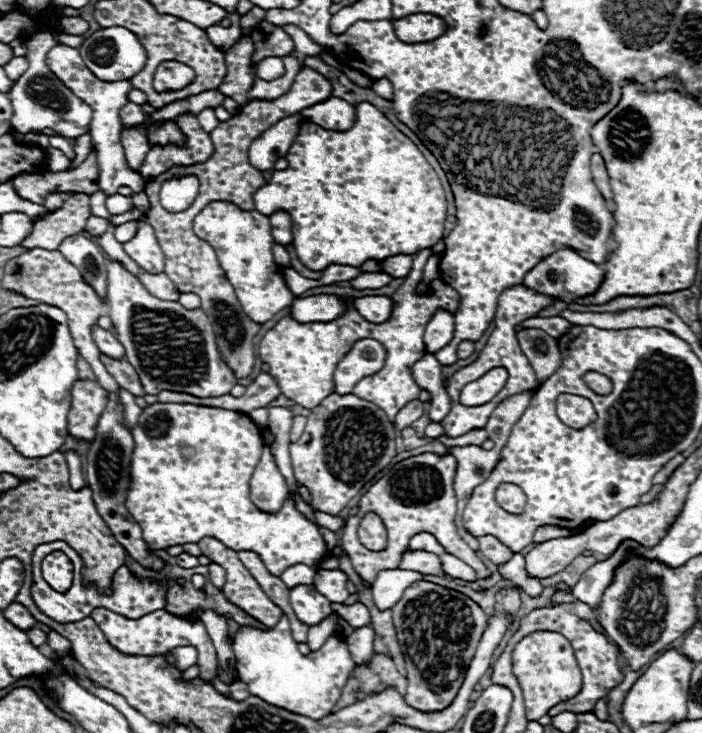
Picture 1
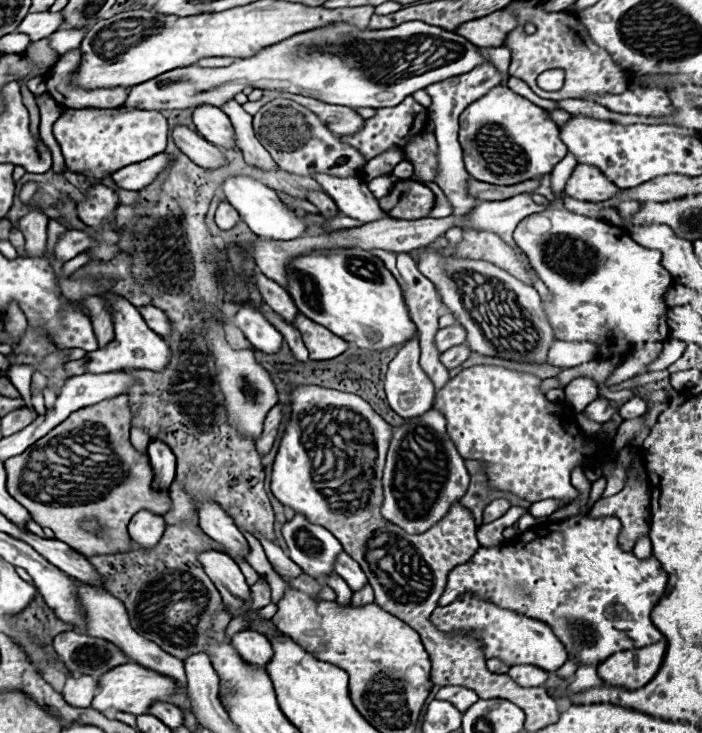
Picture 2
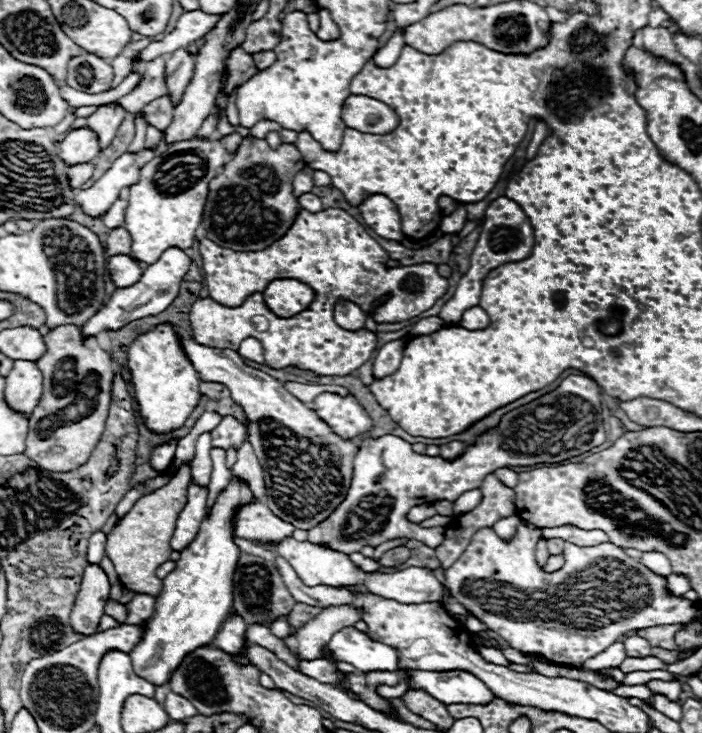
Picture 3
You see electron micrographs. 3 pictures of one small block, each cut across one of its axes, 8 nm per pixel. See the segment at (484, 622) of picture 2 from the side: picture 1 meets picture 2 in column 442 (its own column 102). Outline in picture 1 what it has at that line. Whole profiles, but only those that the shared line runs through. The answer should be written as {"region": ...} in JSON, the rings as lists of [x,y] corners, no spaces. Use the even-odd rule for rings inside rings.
{"region":[[[94,608],[90,618],[94,622],[98,622],[100,630],[104,630],[104,636],[106,640],[116,648],[120,650],[122,654],[130,654],[130,656],[158,656],[158,654],[164,654],[176,646],[194,646],[196,652],[198,652],[198,662],[196,666],[200,668],[200,678],[206,680],[206,682],[212,682],[214,678],[220,678],[224,684],[232,684],[234,676],[238,676],[238,670],[222,670],[220,664],[218,664],[218,654],[216,654],[216,648],[212,646],[212,640],[206,632],[206,626],[204,622],[198,618],[198,620],[190,620],[190,618],[180,618],[180,616],[174,616],[166,610],[156,610],[156,612],[150,612],[138,620],[130,620],[130,618],[124,618],[108,608]]]}

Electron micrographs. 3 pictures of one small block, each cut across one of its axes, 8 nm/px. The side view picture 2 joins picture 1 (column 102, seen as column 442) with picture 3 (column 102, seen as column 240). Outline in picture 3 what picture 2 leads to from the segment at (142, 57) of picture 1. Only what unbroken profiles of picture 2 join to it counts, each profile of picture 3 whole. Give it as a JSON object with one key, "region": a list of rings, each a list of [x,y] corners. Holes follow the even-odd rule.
{"region":[[[84,52],[72,58],[72,62],[68,62],[68,74],[64,84],[88,94],[98,94],[110,88],[112,78],[112,66],[104,58]]]}

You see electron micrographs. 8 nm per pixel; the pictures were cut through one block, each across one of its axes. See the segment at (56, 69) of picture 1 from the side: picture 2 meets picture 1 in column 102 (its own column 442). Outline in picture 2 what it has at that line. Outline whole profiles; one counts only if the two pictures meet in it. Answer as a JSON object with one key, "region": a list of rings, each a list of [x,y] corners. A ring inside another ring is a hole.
{"region":[[[478,66],[468,74],[462,76],[454,76],[442,82],[436,82],[432,86],[426,88],[426,92],[432,96],[432,106],[428,108],[428,116],[434,122],[434,134],[438,140],[438,174],[436,174],[436,184],[442,188],[442,192],[446,194],[448,202],[452,204],[452,214],[456,218],[462,218],[462,214],[466,214],[466,210],[474,208],[474,202],[478,202],[478,198],[470,196],[466,186],[470,180],[470,174],[464,168],[462,162],[462,148],[458,144],[458,116],[462,114],[462,110],[466,106],[470,106],[470,102],[478,100],[482,94],[486,94],[490,88],[500,84],[500,72],[494,66]]]}

